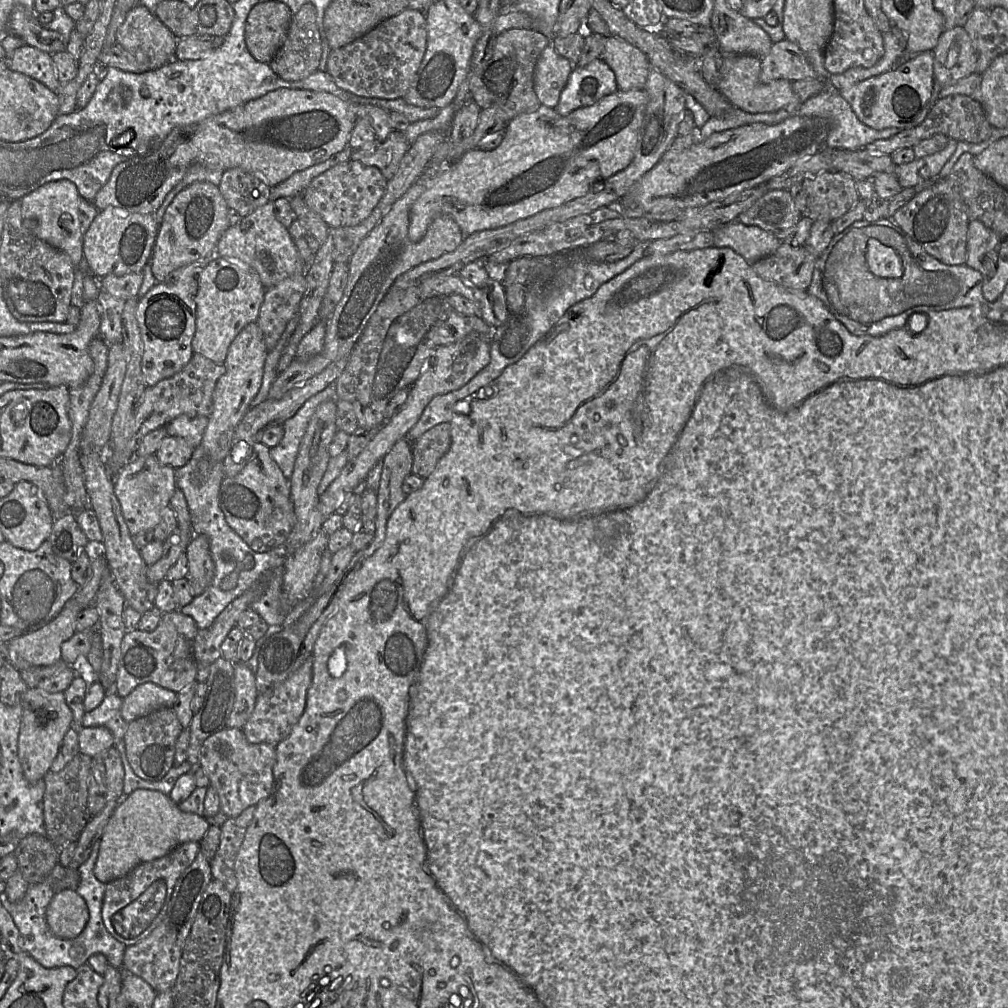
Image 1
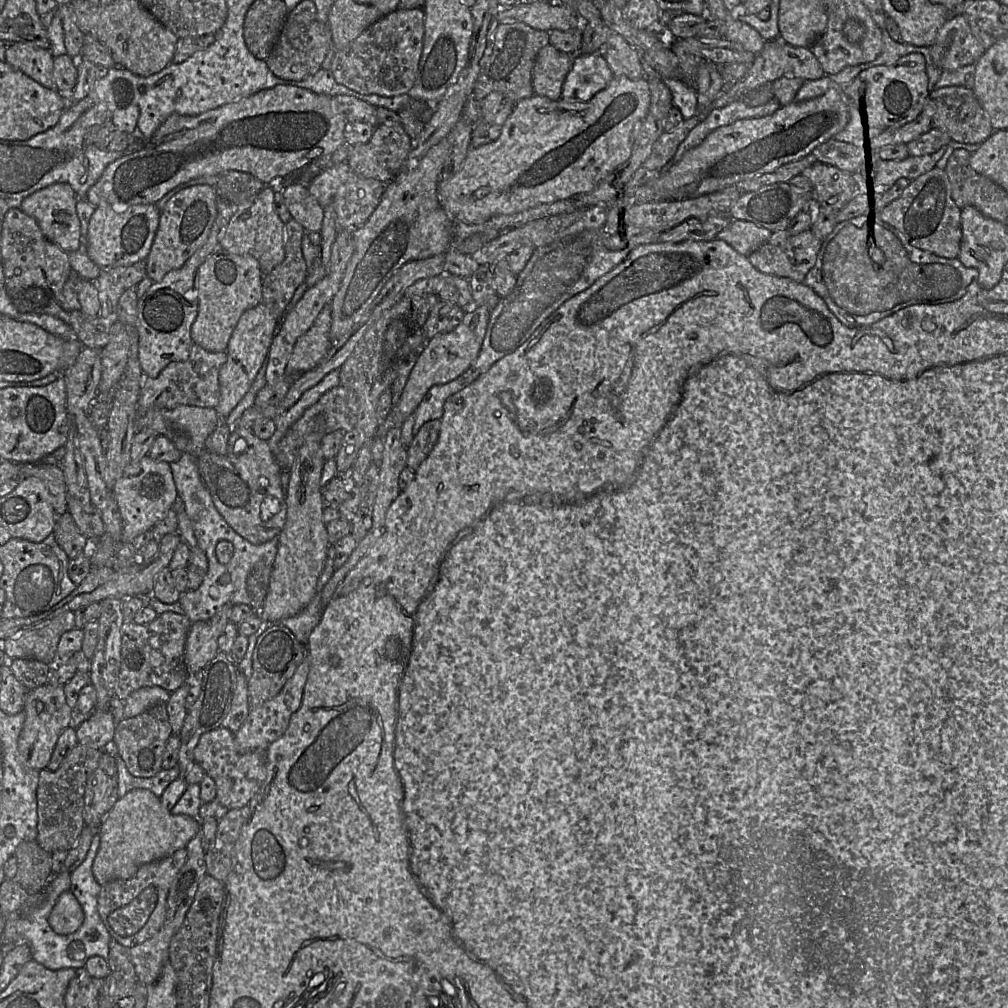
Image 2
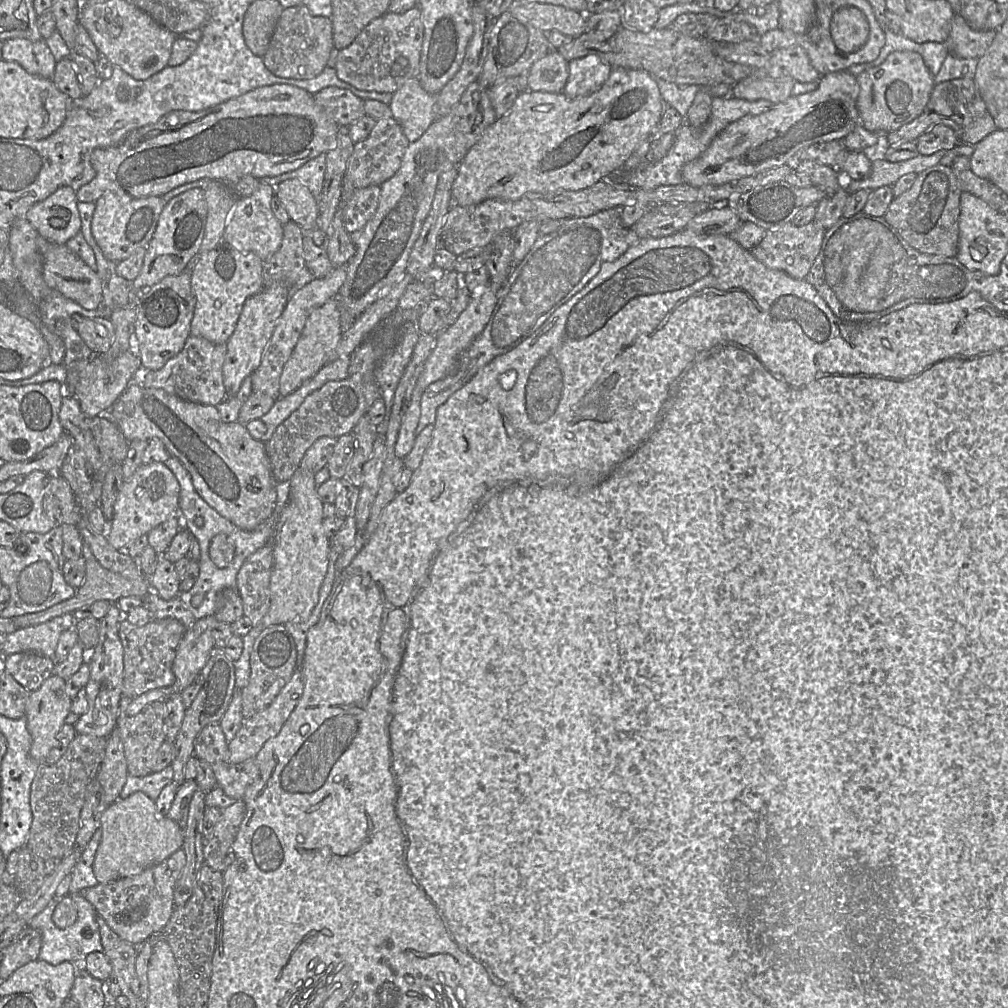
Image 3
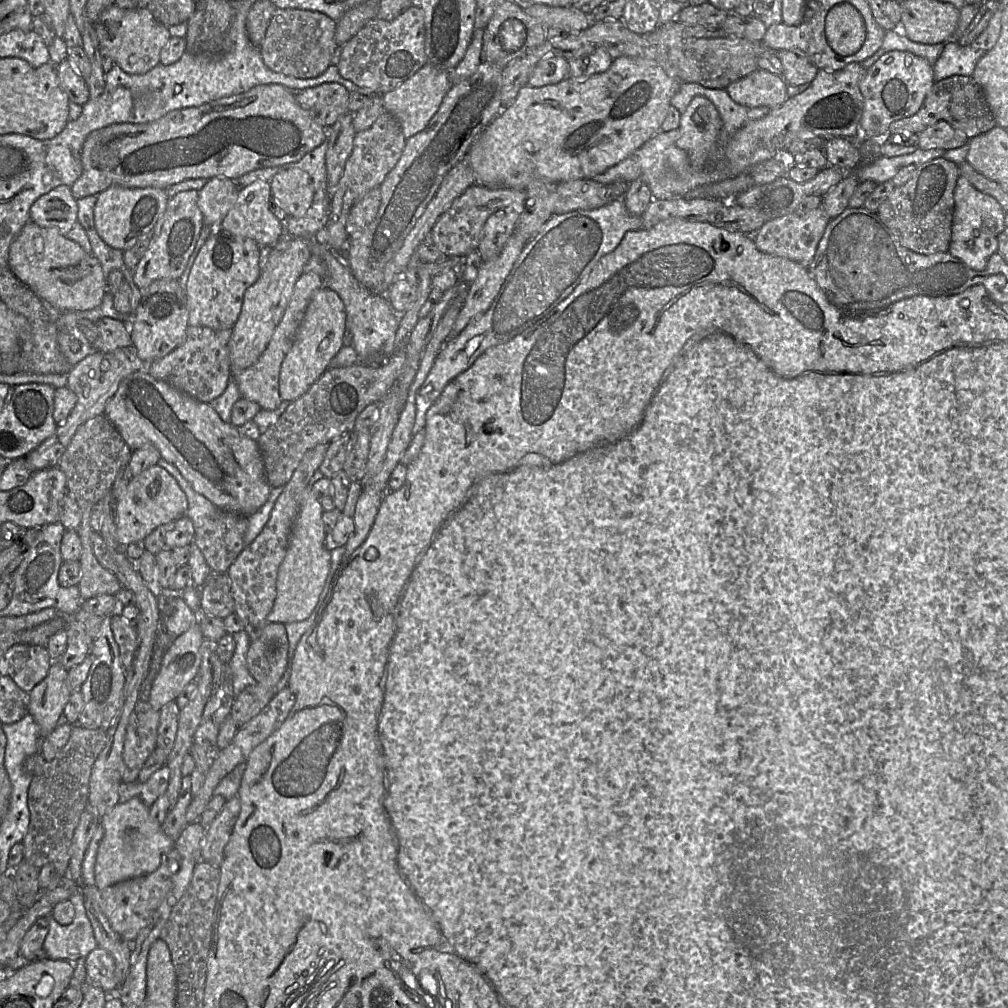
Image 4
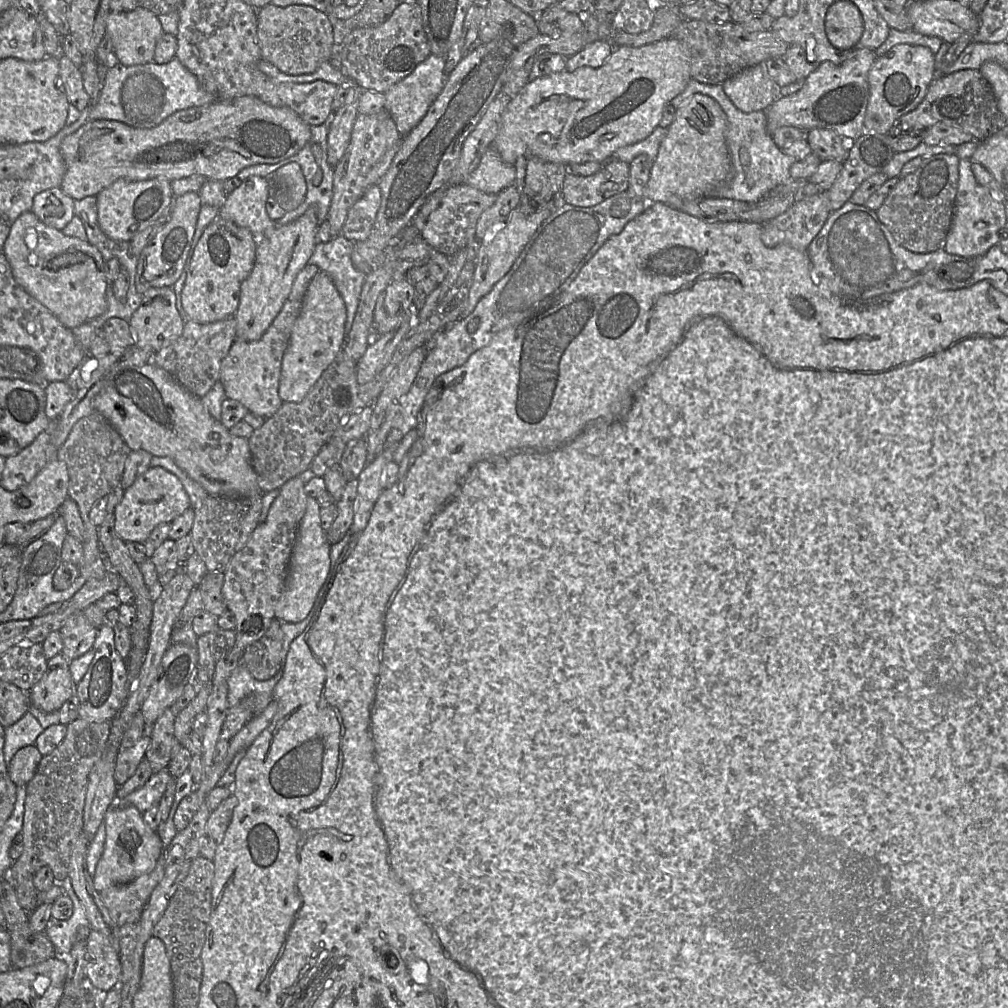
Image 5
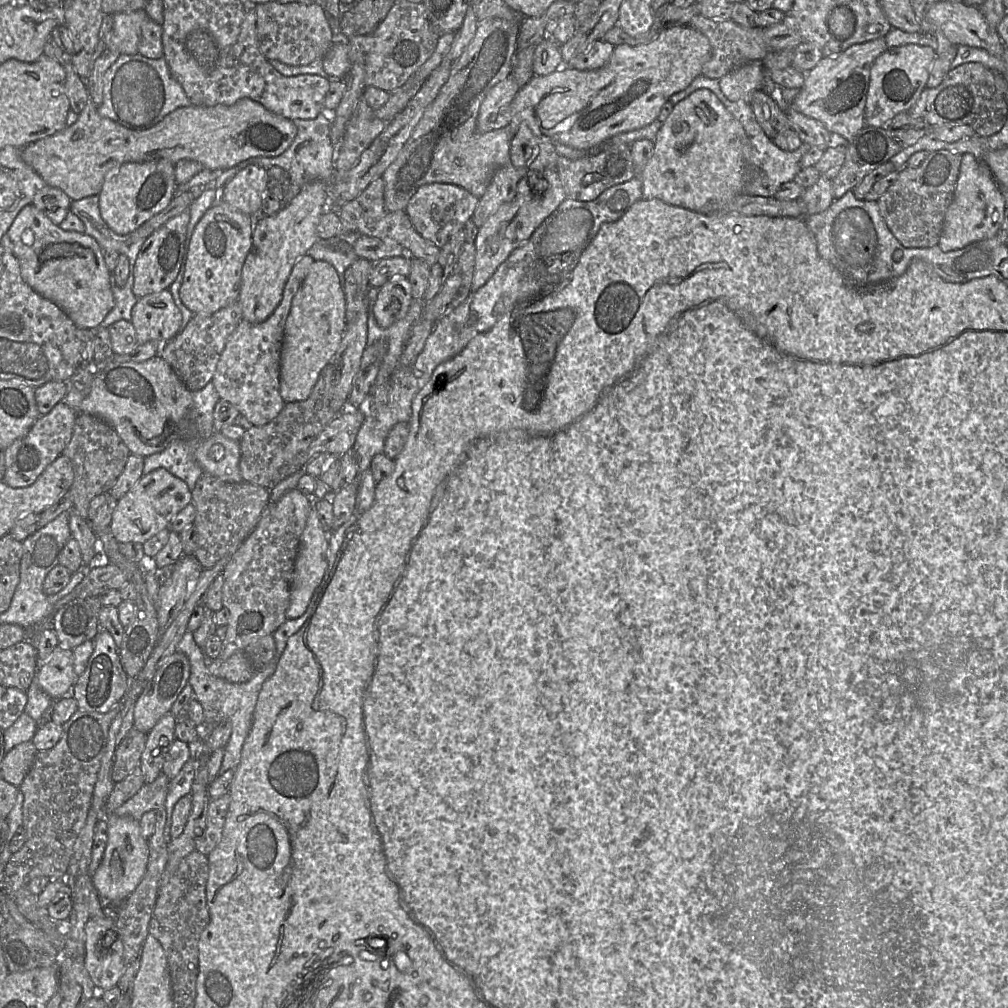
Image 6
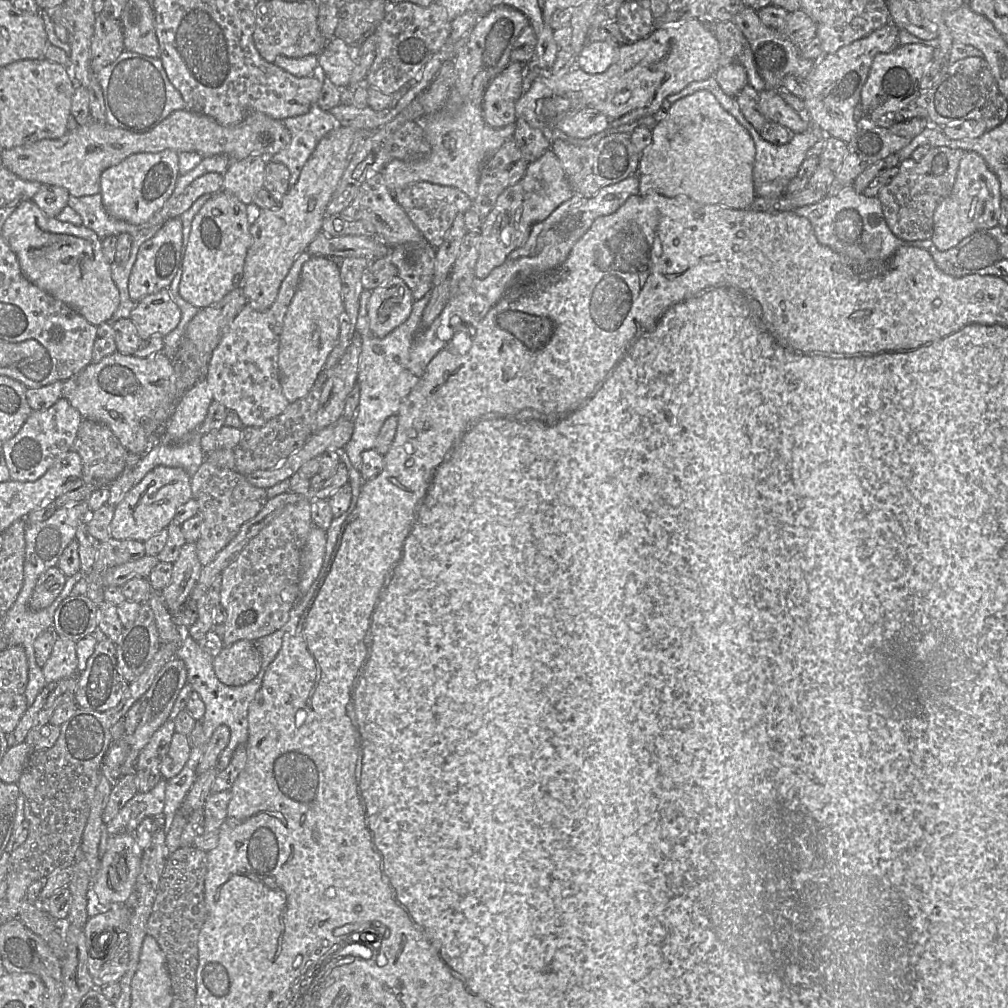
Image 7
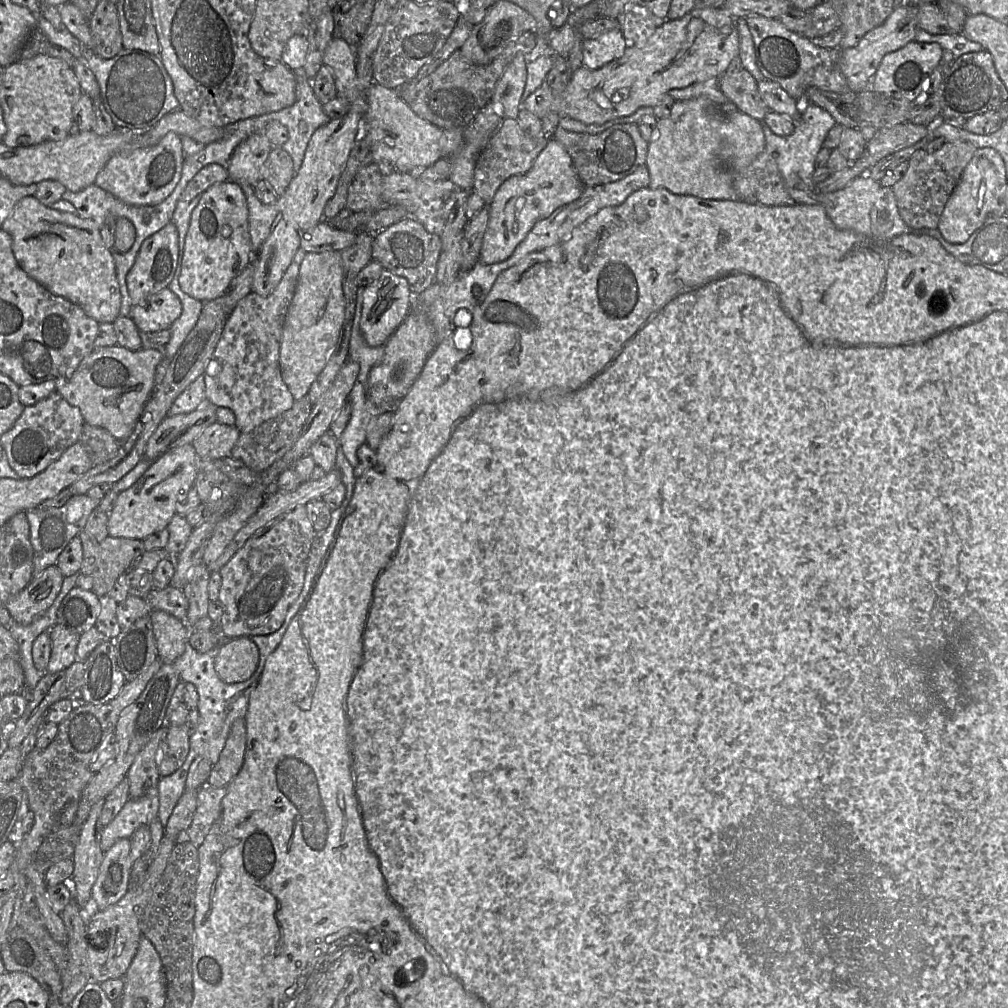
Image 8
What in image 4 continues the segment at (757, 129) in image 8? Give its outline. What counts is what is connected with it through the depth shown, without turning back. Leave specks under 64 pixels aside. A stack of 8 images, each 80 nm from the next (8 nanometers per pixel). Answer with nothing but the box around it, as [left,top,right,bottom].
[676,97,722,168]

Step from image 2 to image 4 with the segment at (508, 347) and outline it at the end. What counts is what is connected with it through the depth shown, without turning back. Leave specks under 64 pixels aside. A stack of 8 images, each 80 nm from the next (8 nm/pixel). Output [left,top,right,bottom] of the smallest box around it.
[412,199,641,436]

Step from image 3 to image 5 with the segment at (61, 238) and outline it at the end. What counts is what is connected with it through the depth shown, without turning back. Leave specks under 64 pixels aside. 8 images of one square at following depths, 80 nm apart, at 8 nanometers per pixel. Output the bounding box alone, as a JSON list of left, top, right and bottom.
[31,187,74,231]

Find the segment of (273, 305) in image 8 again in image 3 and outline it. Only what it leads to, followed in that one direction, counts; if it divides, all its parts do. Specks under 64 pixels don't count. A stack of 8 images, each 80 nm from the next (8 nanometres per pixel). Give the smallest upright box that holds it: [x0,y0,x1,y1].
[249,266,346,400]

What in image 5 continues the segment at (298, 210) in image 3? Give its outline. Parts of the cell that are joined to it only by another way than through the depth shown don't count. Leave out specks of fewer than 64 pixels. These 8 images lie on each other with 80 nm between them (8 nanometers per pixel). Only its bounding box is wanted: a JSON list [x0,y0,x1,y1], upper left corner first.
[266,163,307,212]

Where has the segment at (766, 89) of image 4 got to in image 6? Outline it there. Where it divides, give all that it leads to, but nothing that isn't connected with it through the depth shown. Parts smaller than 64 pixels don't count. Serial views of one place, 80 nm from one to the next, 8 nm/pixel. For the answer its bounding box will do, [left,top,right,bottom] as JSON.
[718,61,765,103]

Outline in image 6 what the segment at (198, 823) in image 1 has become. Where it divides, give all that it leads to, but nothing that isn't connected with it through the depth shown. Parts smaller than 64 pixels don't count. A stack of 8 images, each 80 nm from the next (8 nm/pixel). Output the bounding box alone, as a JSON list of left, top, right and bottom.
[92,814,149,900]

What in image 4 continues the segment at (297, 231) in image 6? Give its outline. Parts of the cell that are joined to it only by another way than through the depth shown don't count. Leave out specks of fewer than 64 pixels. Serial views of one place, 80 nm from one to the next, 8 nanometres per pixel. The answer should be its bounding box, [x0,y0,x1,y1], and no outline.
[229,236,312,379]

